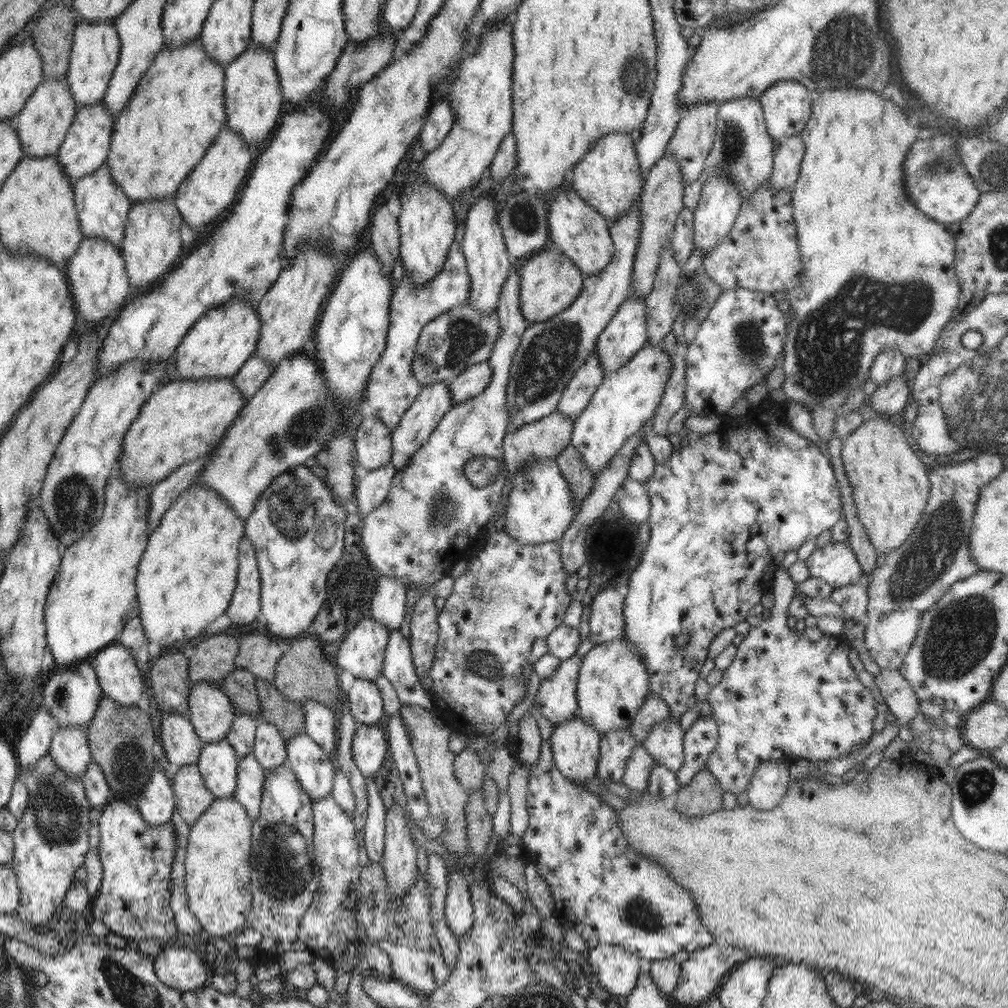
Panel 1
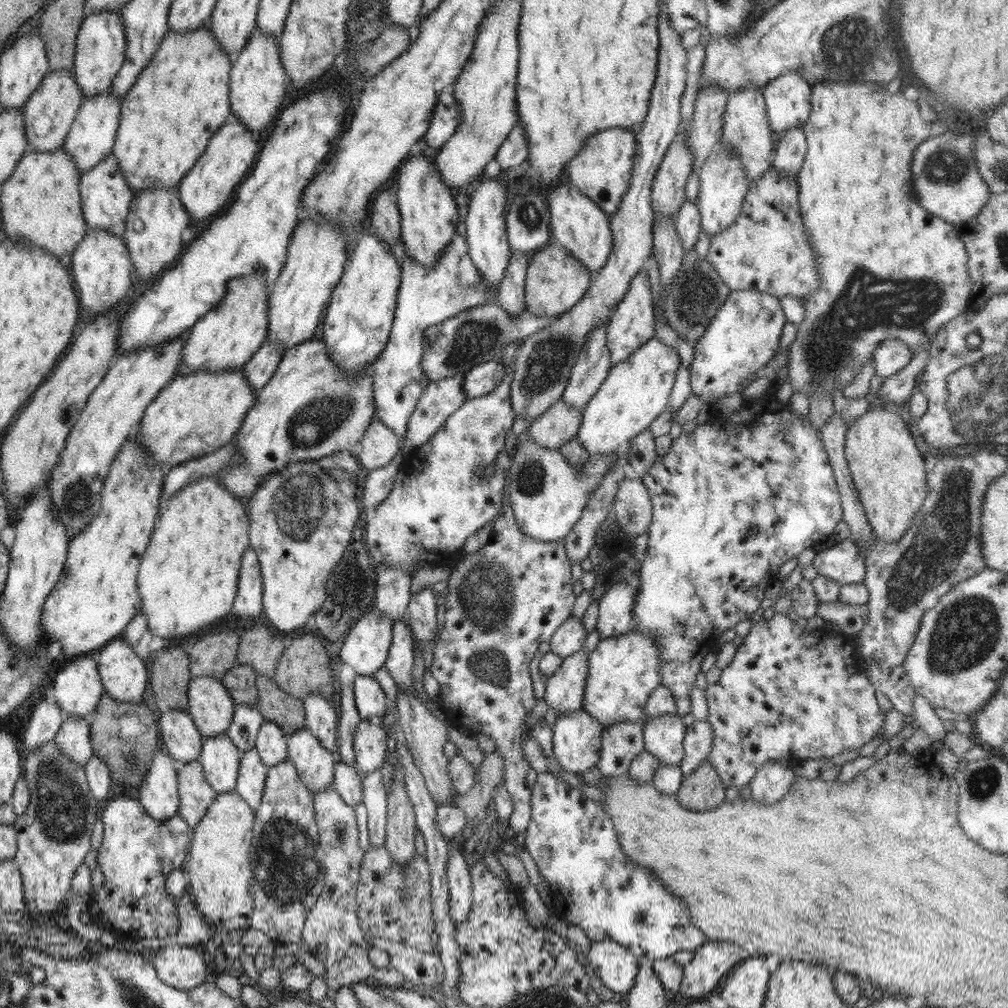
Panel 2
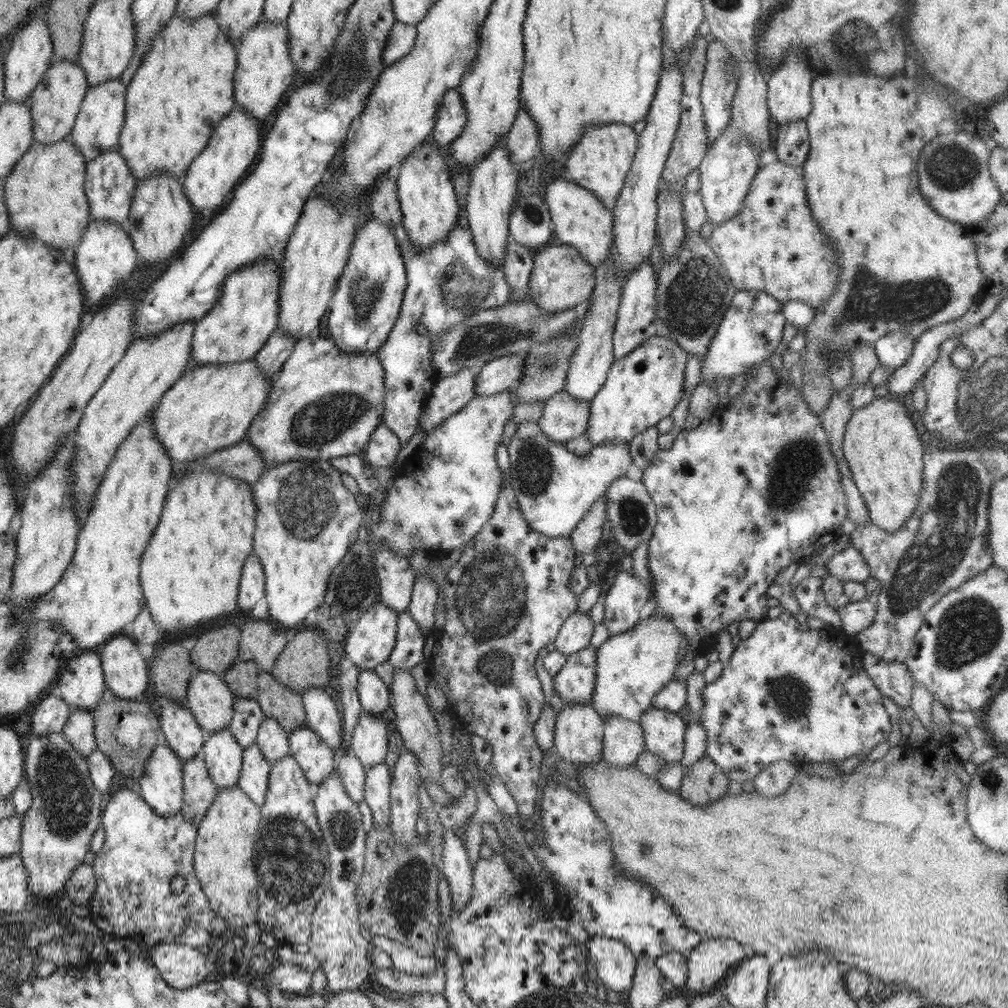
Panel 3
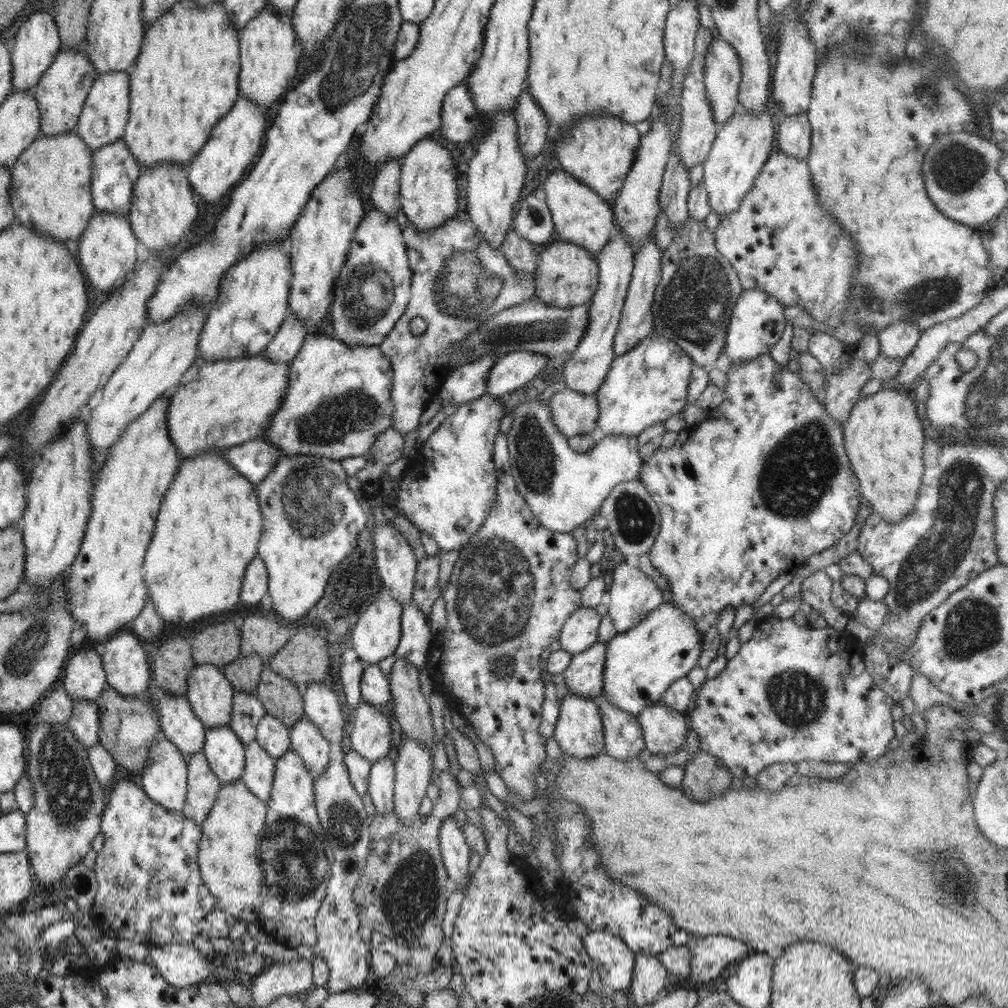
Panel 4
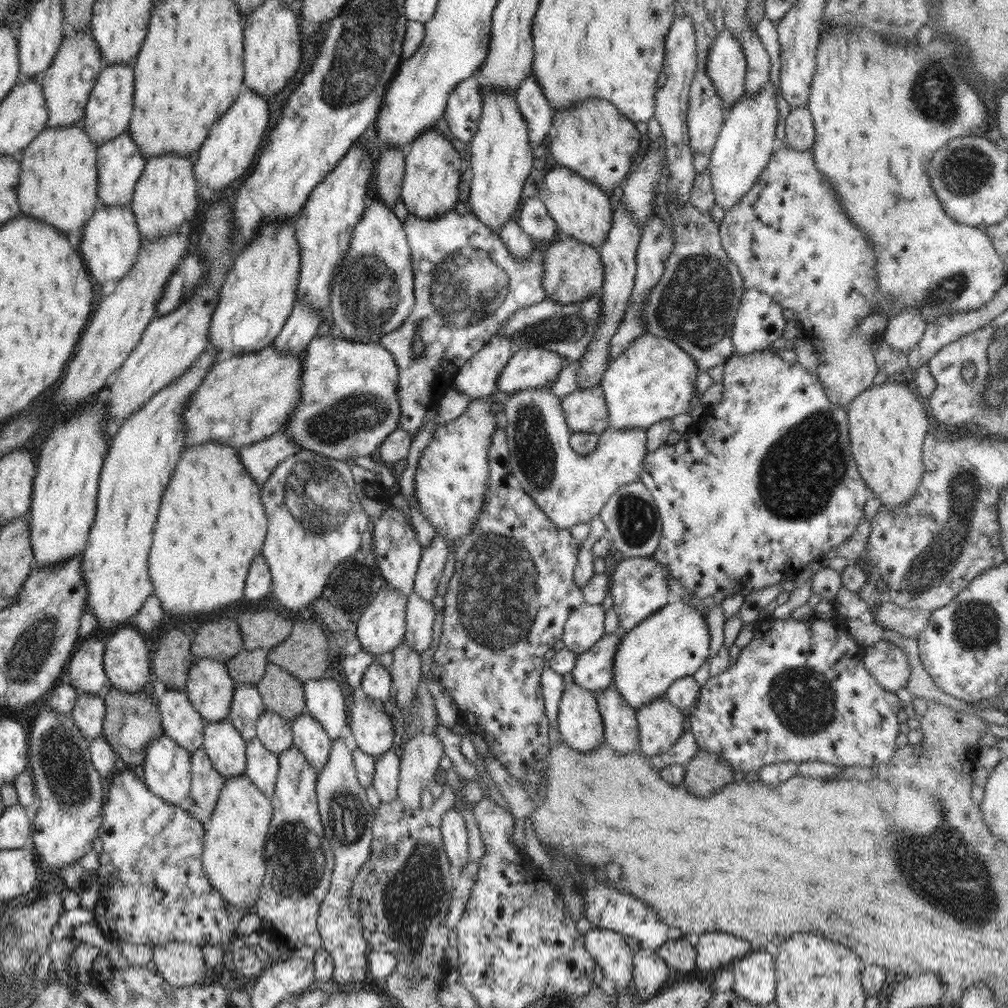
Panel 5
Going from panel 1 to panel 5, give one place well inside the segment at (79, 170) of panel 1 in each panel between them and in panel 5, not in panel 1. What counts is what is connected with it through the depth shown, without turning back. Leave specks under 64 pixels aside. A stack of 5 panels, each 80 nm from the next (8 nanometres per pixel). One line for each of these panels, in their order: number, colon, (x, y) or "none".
2: (90, 140)
3: (97, 128)
4: (103, 119)
5: (107, 115)

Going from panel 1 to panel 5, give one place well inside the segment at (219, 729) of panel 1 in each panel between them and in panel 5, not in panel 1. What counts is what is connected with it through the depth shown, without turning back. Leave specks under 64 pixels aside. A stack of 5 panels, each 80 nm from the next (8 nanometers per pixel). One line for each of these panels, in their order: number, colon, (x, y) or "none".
2: (210, 706)
3: (208, 698)
4: (210, 695)
5: (209, 687)

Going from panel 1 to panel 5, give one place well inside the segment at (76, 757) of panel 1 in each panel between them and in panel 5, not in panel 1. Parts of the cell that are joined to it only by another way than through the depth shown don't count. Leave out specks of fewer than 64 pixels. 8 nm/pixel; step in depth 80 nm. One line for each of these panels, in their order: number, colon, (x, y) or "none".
2: (73, 737)
3: (80, 729)
4: (84, 722)
5: (89, 713)

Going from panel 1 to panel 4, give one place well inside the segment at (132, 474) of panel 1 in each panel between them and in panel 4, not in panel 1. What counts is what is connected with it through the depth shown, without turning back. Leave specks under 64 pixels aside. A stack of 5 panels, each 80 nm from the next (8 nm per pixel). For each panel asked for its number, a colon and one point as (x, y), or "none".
2: (195, 413)
3: (208, 409)
4: (224, 403)

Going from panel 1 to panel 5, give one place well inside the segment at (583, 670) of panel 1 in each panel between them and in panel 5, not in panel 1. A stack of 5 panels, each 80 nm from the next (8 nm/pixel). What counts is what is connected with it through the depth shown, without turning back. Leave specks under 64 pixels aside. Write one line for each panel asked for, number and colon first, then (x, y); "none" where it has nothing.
2: (622, 671)
3: (631, 667)
4: (642, 663)
5: (672, 643)

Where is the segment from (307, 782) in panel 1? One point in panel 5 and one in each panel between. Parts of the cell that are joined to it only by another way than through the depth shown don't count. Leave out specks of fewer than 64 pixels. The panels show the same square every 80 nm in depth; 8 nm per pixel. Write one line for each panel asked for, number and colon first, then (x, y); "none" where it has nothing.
2: (315, 765)
3: (316, 759)
4: (307, 741)
5: (309, 738)

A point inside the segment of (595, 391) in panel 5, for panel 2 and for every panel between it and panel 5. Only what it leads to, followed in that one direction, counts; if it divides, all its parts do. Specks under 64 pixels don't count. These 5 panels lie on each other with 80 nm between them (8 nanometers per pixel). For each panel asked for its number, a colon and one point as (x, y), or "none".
2: (559, 424)
3: (564, 417)
4: (575, 413)

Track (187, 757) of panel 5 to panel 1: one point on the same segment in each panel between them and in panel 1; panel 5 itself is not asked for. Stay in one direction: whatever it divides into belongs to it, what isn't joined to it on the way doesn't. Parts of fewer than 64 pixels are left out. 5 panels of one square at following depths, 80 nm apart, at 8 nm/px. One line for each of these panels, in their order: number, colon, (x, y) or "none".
1: (157, 801)
2: (159, 796)
3: (162, 785)
4: (164, 779)

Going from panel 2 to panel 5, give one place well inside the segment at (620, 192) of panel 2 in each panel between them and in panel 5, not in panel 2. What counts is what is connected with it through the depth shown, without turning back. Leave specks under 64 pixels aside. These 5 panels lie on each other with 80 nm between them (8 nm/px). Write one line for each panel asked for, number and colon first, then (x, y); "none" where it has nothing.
3: (600, 161)
4: (599, 150)
5: (594, 140)

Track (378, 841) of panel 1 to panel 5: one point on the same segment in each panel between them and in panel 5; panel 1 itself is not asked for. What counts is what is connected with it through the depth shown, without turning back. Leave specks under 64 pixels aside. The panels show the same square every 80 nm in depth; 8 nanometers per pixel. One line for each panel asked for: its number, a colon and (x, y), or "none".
2: (375, 797)
3: (378, 780)
4: (381, 781)
5: (387, 767)

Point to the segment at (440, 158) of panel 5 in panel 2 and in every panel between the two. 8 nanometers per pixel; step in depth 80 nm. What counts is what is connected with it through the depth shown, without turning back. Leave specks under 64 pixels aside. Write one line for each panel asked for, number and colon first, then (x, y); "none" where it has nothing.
2: (429, 214)
3: (428, 203)
4: (428, 192)

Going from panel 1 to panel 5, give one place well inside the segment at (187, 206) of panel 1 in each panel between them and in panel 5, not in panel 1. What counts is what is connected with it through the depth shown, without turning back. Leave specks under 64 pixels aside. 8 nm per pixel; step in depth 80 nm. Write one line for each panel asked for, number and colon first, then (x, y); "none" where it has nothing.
2: (232, 150)
3: (226, 159)
4: (233, 143)
5: (225, 156)

